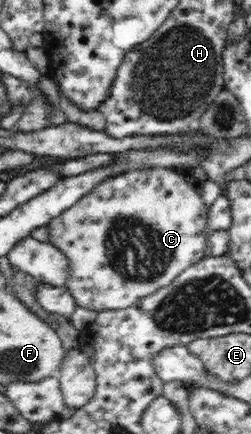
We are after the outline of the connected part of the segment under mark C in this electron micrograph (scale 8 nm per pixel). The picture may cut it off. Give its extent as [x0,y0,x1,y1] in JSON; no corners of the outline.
[46,167,209,313]

